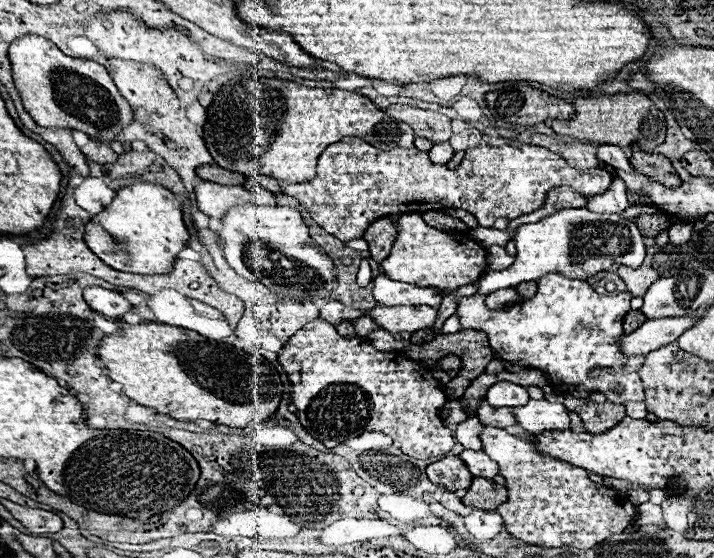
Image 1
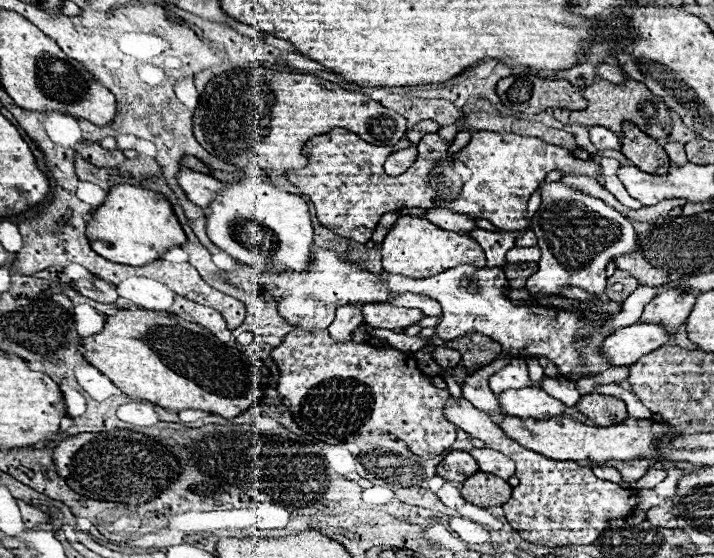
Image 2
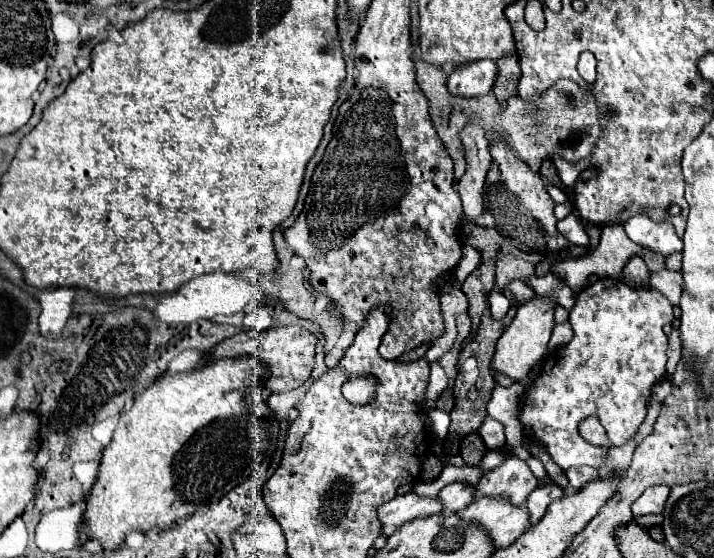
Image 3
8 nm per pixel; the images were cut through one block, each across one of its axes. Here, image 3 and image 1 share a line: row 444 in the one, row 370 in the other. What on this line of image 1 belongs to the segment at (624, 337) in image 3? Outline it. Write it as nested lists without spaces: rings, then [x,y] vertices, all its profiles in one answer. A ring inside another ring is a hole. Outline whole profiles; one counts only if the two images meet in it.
[[[546,274],[546,278],[538,280],[538,294],[530,302],[522,302],[516,306],[508,306],[502,310],[490,310],[486,306],[486,294],[474,294],[474,296],[462,296],[458,298],[458,320],[462,328],[468,330],[482,330],[488,334],[490,346],[494,352],[498,352],[500,360],[514,360],[528,368],[542,370],[550,376],[552,382],[560,382],[560,386],[588,386],[608,396],[608,402],[624,404],[626,400],[644,400],[644,388],[638,374],[626,374],[622,372],[622,366],[626,364],[626,356],[618,348],[618,336],[622,336],[622,318],[630,310],[630,298],[632,294],[618,294],[618,296],[602,296],[594,292],[594,288],[588,282],[582,280],[570,280],[556,274]],[[594,368],[610,368],[614,374],[600,374],[596,378],[590,376]],[[614,388],[622,388],[620,394],[614,392]]]

